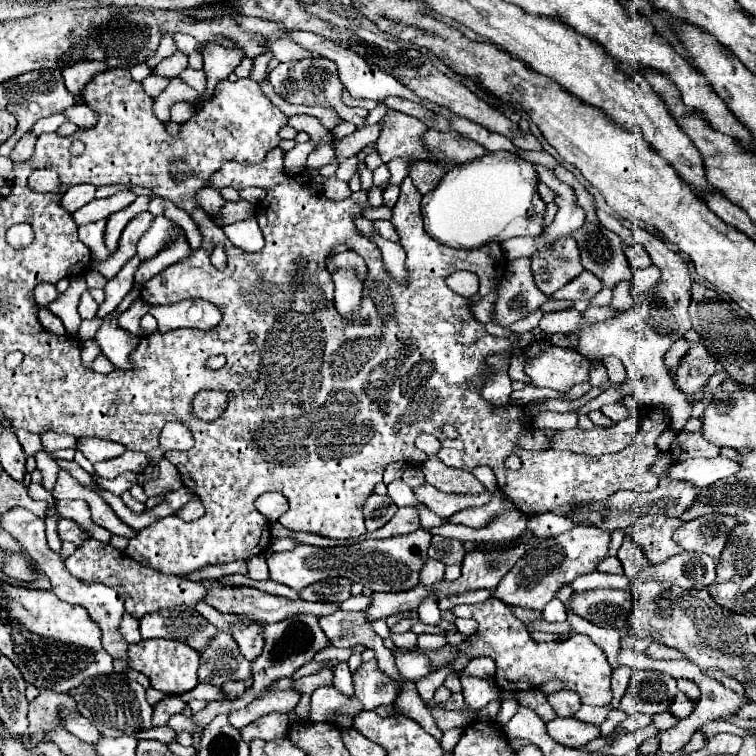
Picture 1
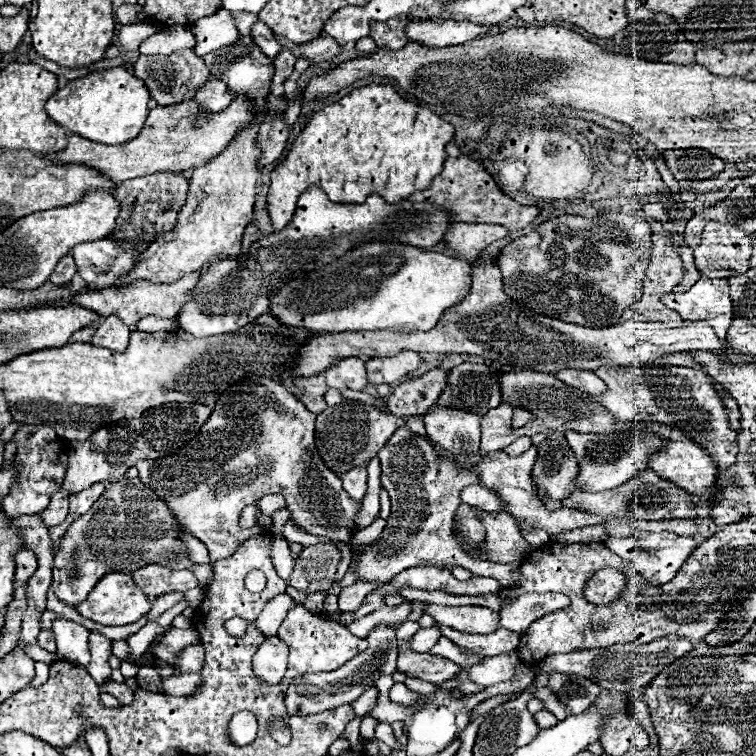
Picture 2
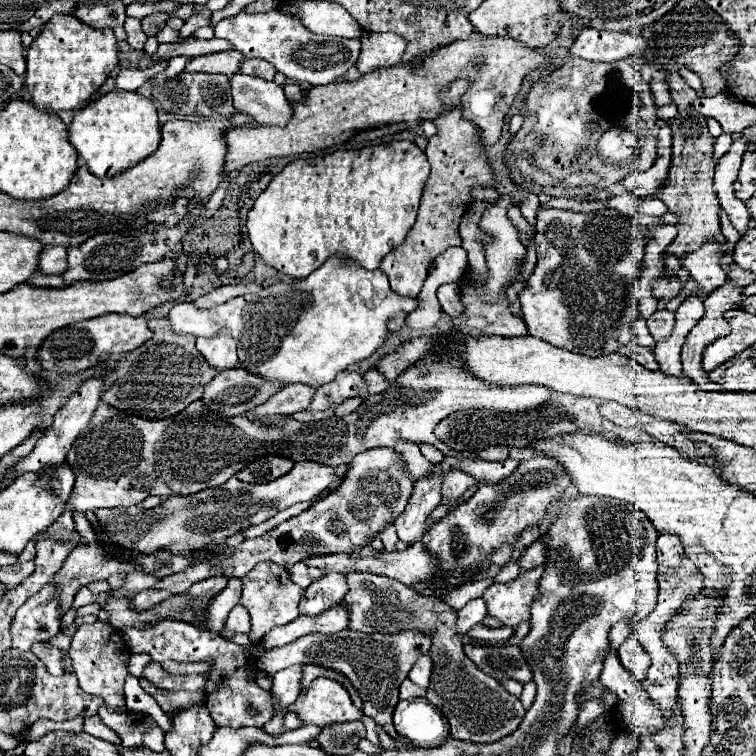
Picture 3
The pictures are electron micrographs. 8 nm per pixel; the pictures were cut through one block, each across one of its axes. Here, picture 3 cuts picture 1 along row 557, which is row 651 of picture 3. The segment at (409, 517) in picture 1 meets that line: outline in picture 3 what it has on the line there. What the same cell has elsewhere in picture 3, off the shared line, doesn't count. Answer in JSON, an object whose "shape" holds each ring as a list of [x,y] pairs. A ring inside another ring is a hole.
{"shape":[[[342,630],[334,634],[306,634],[294,642],[290,642],[286,648],[274,648],[264,652],[264,656],[258,660],[260,670],[266,674],[276,674],[282,668],[302,664],[302,662],[314,662],[314,664],[302,664],[302,680],[300,680],[300,694],[308,690],[312,680],[318,676],[320,666],[332,668],[342,672],[352,686],[358,690],[360,698],[364,700],[364,714],[372,718],[384,732],[388,732],[394,740],[398,738],[394,726],[392,726],[392,712],[398,702],[398,688],[402,680],[408,676],[410,668],[416,664],[418,658],[422,658],[430,649],[430,638],[420,632],[400,632],[396,636],[388,634],[364,634],[364,632],[352,632]]]}

